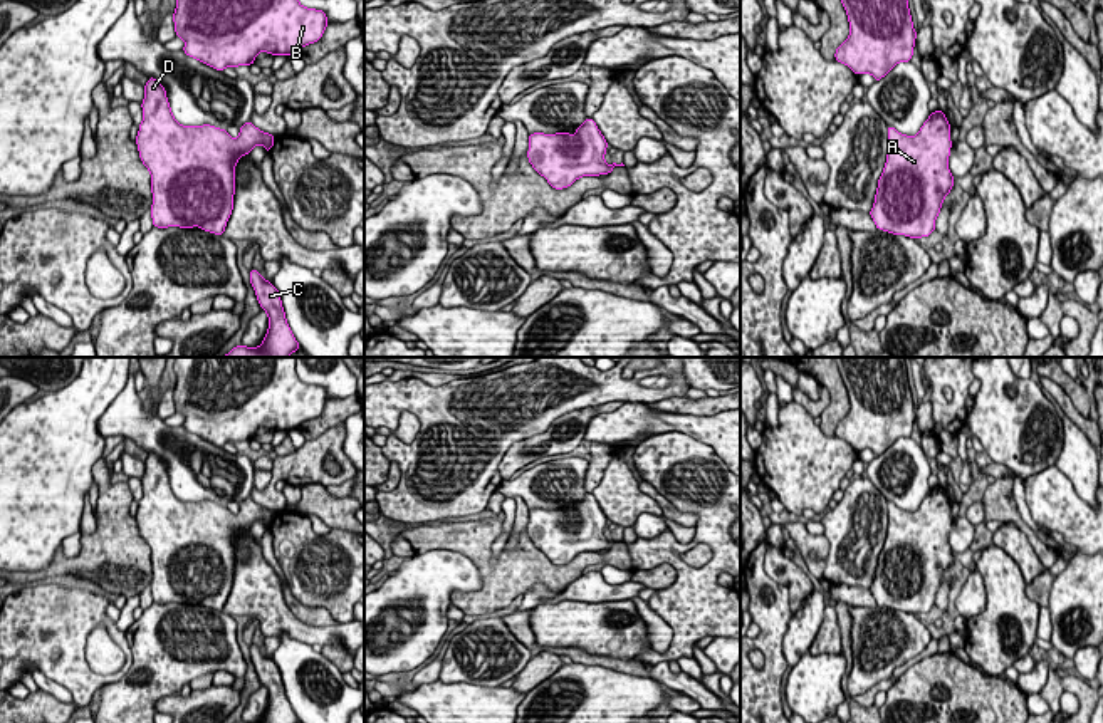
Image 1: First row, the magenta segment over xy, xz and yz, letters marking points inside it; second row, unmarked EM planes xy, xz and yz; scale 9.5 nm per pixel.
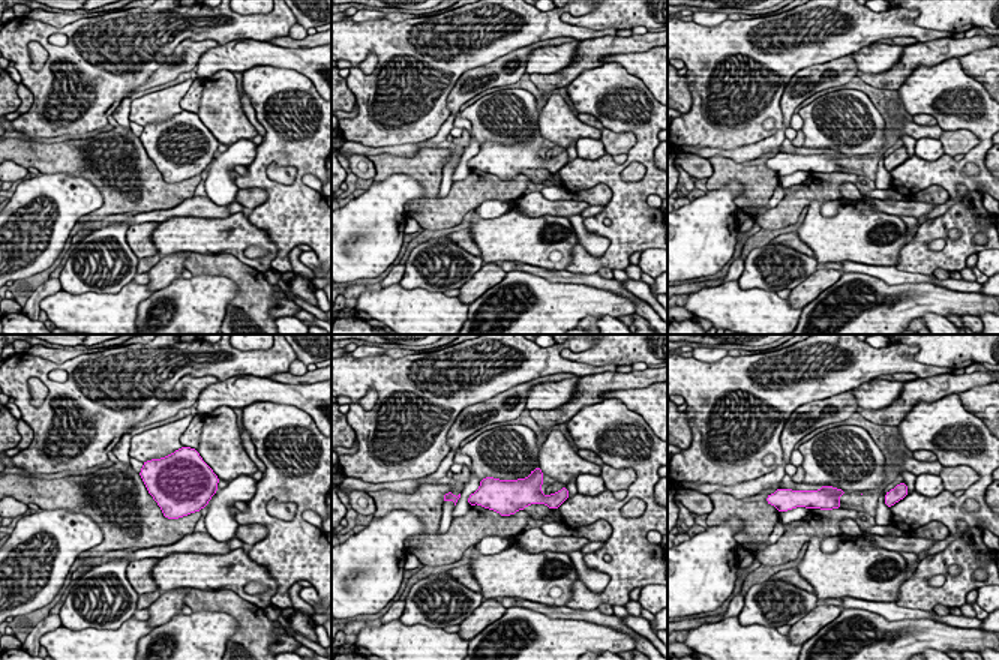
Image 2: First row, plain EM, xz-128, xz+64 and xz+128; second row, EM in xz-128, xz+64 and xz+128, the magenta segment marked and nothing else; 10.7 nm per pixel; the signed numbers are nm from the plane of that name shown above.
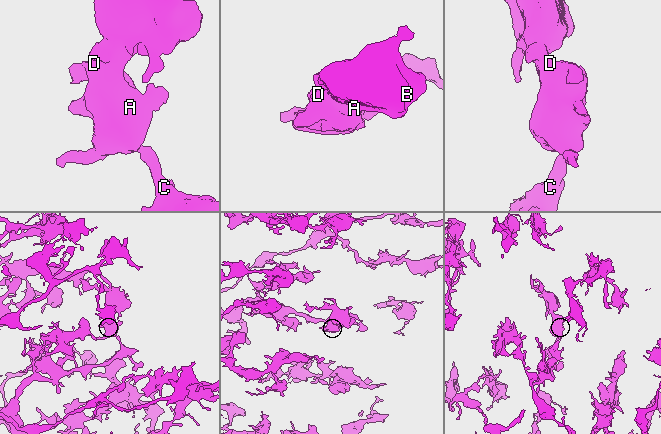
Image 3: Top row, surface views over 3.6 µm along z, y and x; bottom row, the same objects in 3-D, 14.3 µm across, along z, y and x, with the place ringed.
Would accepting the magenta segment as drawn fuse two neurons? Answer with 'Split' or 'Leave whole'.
Leave whole

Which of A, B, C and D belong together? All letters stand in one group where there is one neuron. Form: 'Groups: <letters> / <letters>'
Groups: A B C D

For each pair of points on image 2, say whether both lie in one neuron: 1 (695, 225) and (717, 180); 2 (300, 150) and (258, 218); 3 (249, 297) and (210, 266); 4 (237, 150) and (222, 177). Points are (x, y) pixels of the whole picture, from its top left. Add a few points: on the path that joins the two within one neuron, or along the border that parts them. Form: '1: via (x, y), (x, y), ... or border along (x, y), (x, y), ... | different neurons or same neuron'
1: border along (708, 189), (720, 189), (737, 180), (744, 194) | different neurons
2: via (300, 168), (299, 185), (276, 207) | same neuron
3: via (246, 285), (227, 266), (222, 266) | same neuron
4: via (233, 156), (222, 167), (222, 171) | same neuron

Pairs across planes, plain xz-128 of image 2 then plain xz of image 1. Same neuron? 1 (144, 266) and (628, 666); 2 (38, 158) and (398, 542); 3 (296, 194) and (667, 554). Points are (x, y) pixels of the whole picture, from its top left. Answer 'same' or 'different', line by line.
1: same
2: different
3: same

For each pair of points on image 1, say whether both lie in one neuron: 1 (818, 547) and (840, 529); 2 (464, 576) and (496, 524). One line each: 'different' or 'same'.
1: different
2: different

